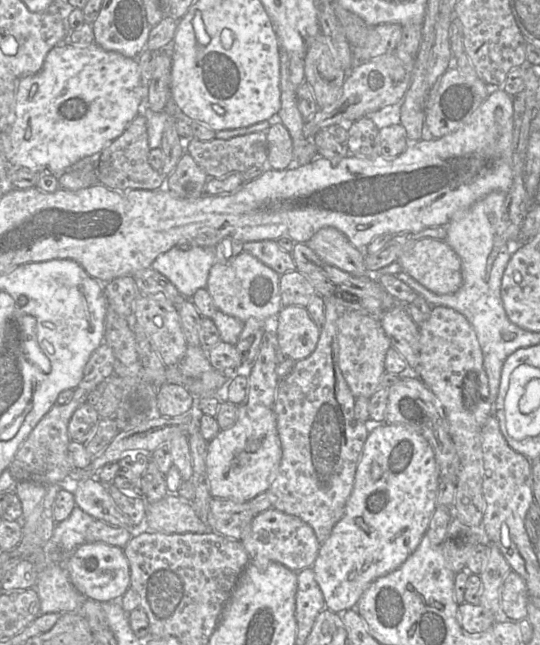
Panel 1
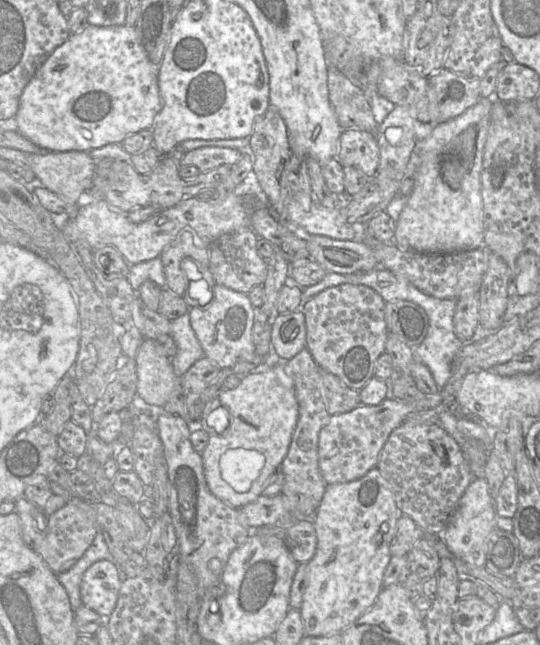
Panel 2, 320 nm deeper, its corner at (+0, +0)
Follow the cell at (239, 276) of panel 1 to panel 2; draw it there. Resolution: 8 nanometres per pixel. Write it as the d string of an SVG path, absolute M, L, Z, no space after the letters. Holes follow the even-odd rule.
M215 284L212 291L213 297L208 304L193 306L187 312L204 356L219 368L231 367L238 361L253 360L256 355L252 341L255 308L248 295L219 284Z

